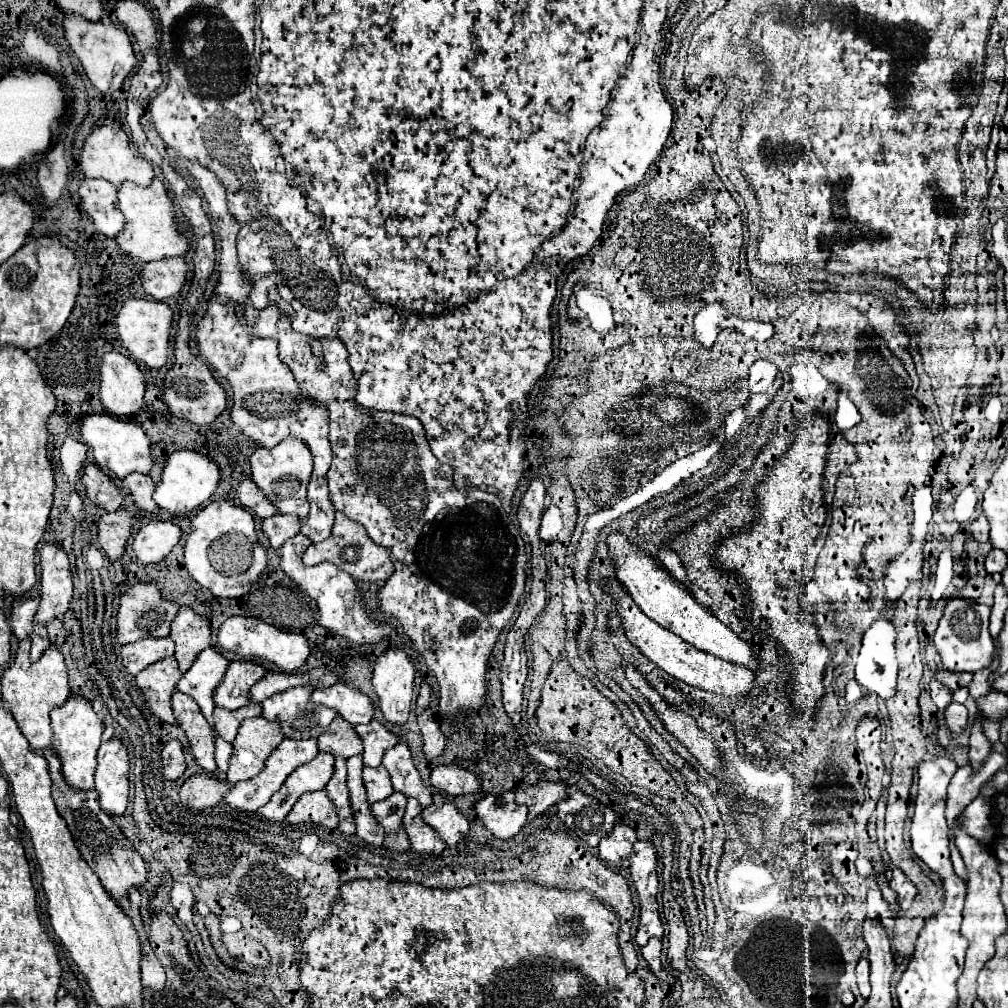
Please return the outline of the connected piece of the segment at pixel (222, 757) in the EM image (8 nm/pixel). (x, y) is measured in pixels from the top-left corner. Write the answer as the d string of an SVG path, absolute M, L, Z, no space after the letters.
M216 737L216 763L220 773L228 771L228 761L232 757L232 743L224 743L224 739Z

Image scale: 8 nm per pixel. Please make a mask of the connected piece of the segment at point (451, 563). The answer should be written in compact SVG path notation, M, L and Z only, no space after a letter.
M270 305L266 309L254 309L254 307L246 307L246 321L248 325L254 329L256 335L260 337L276 337L278 339L278 351L280 351L280 359L290 367L290 371L294 373L300 389L304 395L308 395L310 399L316 401L324 401L330 409L330 443L332 443L332 451L334 451L334 461L330 465L328 471L328 487L330 487L330 499L334 503L334 507L338 511L342 511L348 519L360 523L366 527L370 539L378 545L386 545L392 549L392 563L396 567L394 575L380 587L378 591L378 601L384 613L392 615L398 619L398 623L402 625L404 633L412 639L414 649L418 649L422 653L422 657L426 659L428 669L436 675L438 685L440 685L440 717L450 717L450 715L458 715L458 713L466 713L470 709L478 709L484 705L484 697L486 697L486 683L484 683L484 675L486 675L486 667L488 667L488 657L492 653L492 647L502 631L502 627L508 623L508 619L512 617L518 599L524 593L524 583L526 583L526 547L524 547L524 539L520 529L516 531L516 525L512 521L508 521L506 513L502 511L502 506L510 506L508 501L494 489L494 487L465 487L464 489L456 489L452 483L452 467L442 465L430 451L426 435L424 435L424 427L422 423L412 417L412 415L404 415L404 413L384 413L384 417L372 417L370 409L364 409L362 405L358 405L354 401L356 397L356 377L348 365L348 351L344 347L344 343L340 339L328 339L328 337L308 337L308 335L300 335L296 331L292 331L290 327L290 319L276 307Z

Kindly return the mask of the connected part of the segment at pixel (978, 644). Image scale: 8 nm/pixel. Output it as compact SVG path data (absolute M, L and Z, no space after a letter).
M950 599L944 617L938 623L936 635L934 635L934 645L942 657L942 667L952 669L952 671L970 671L976 673L980 669L990 667L992 663L992 653L994 653L994 641L988 631L988 617L990 617L990 607L980 605L976 601L968 599Z

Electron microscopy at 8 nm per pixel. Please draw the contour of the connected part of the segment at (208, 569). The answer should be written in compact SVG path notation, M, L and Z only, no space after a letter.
M212 501L204 507L190 525L184 547L186 569L196 583L210 589L216 597L244 597L250 591L254 579L266 569L266 549L256 535L254 517L230 501Z

